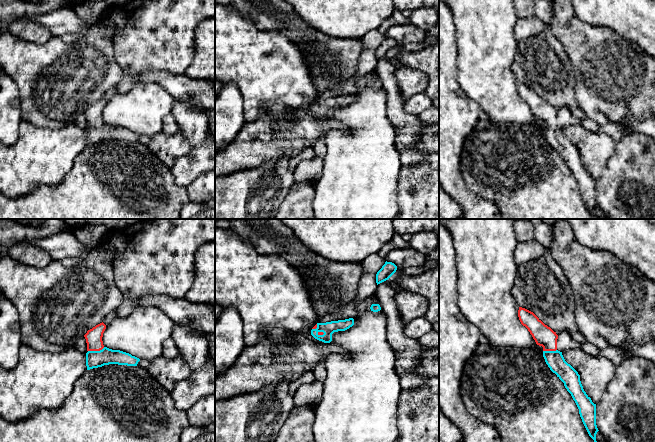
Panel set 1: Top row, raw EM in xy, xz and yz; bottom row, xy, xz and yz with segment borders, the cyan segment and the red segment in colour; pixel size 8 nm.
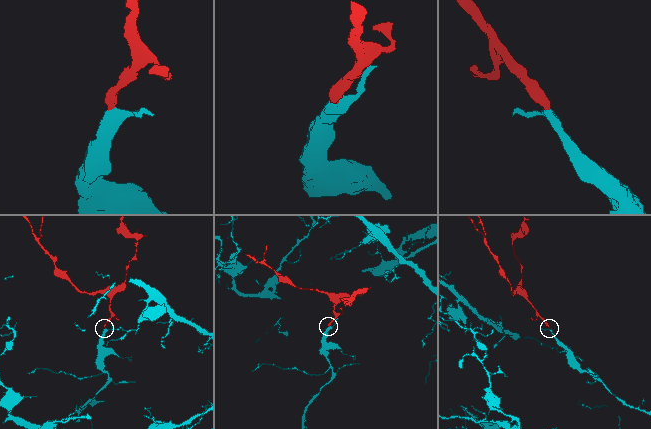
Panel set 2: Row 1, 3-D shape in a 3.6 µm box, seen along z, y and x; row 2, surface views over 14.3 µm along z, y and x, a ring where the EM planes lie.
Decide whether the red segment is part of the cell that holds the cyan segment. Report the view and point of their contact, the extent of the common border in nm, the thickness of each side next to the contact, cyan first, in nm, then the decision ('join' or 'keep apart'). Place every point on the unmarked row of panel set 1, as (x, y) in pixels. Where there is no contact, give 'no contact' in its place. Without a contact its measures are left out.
xy (96, 127) | 140 nm | 140/130 nm | join

